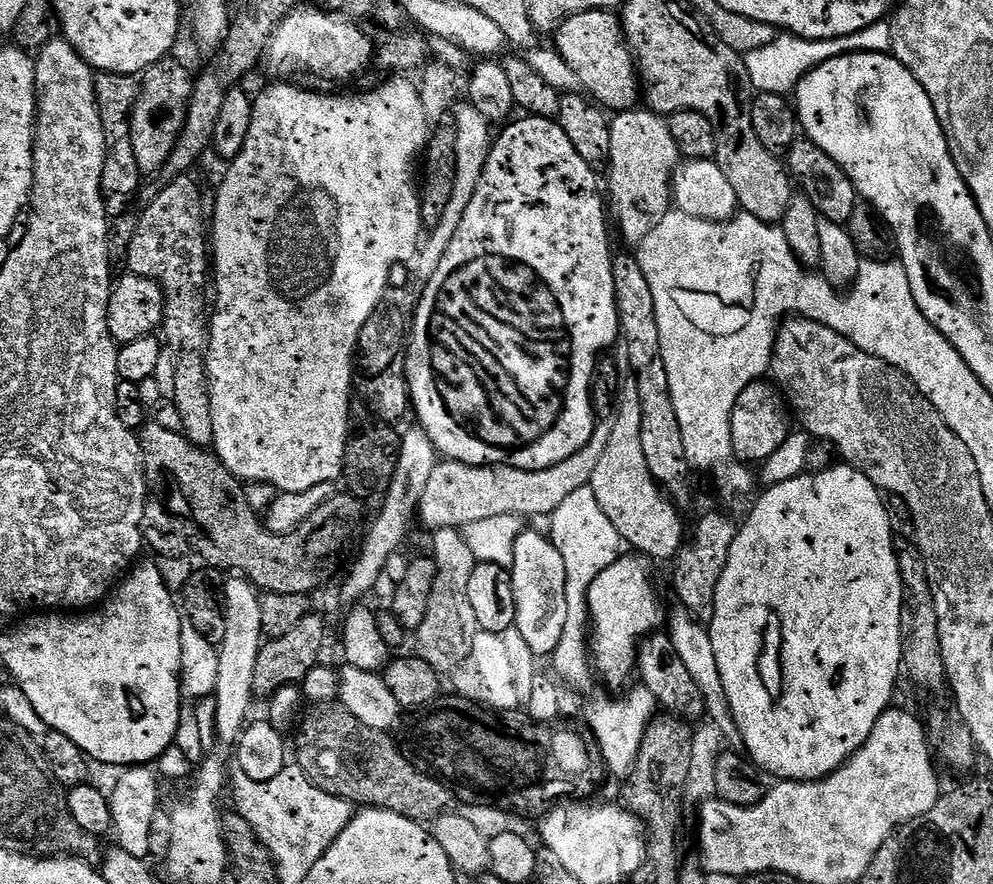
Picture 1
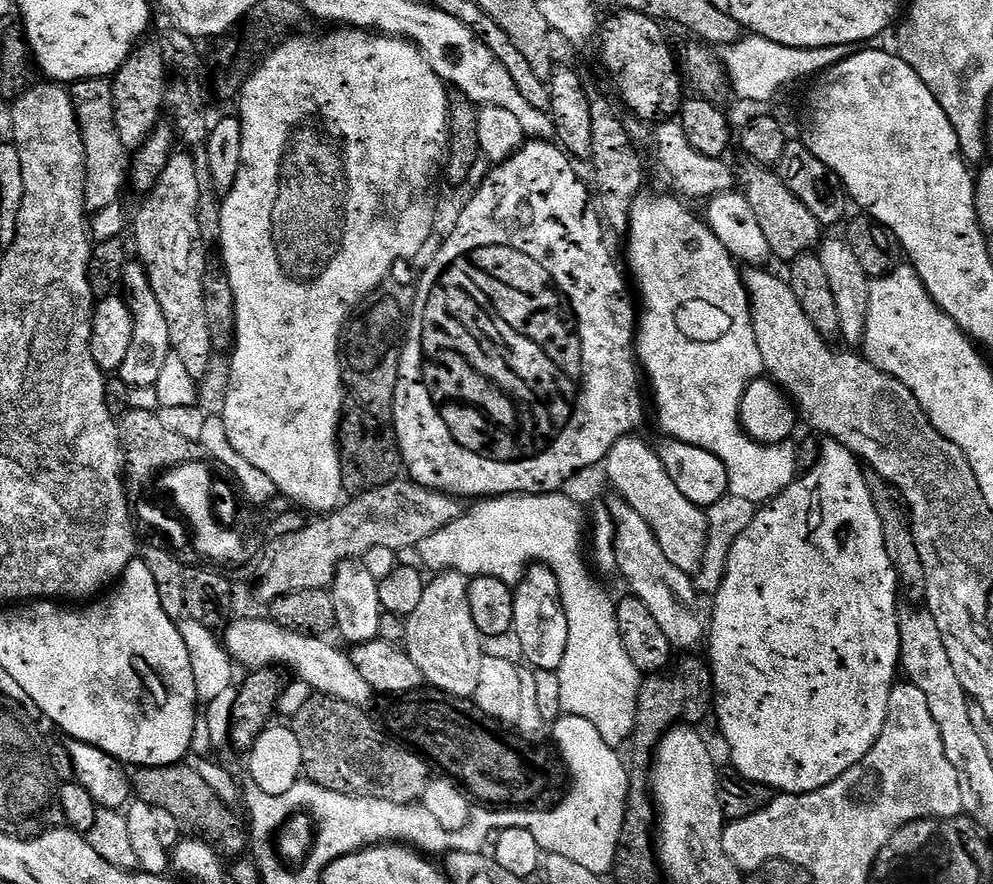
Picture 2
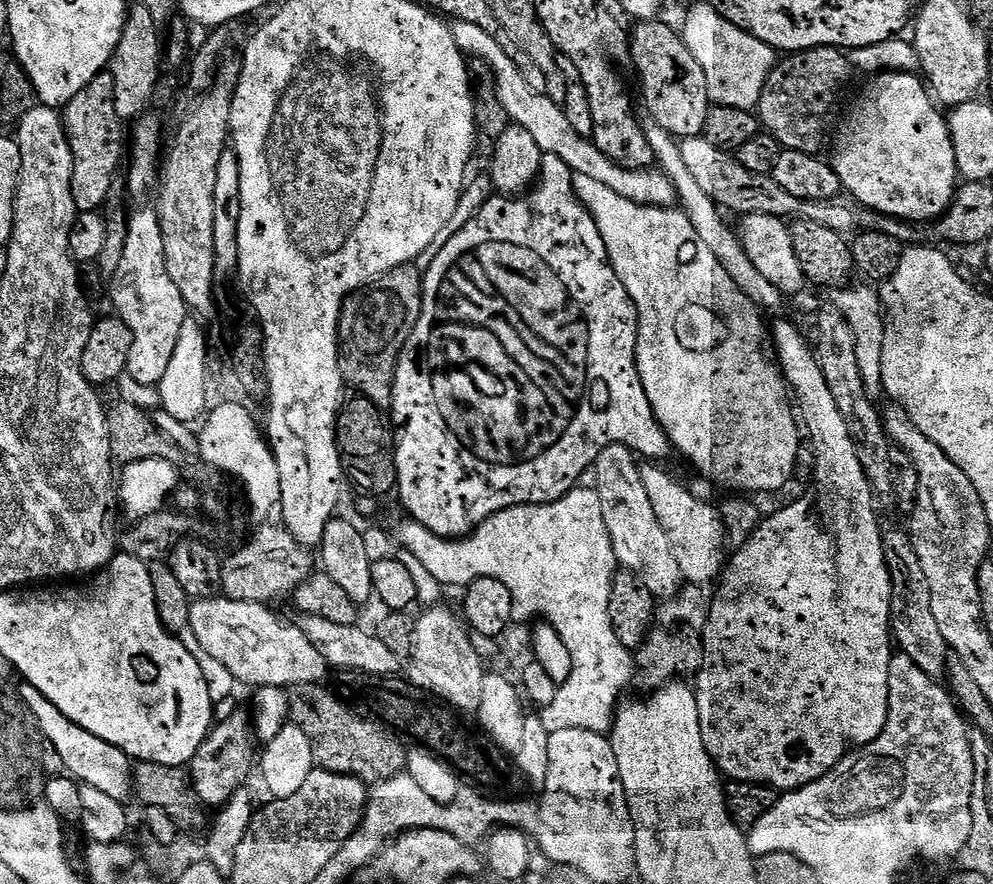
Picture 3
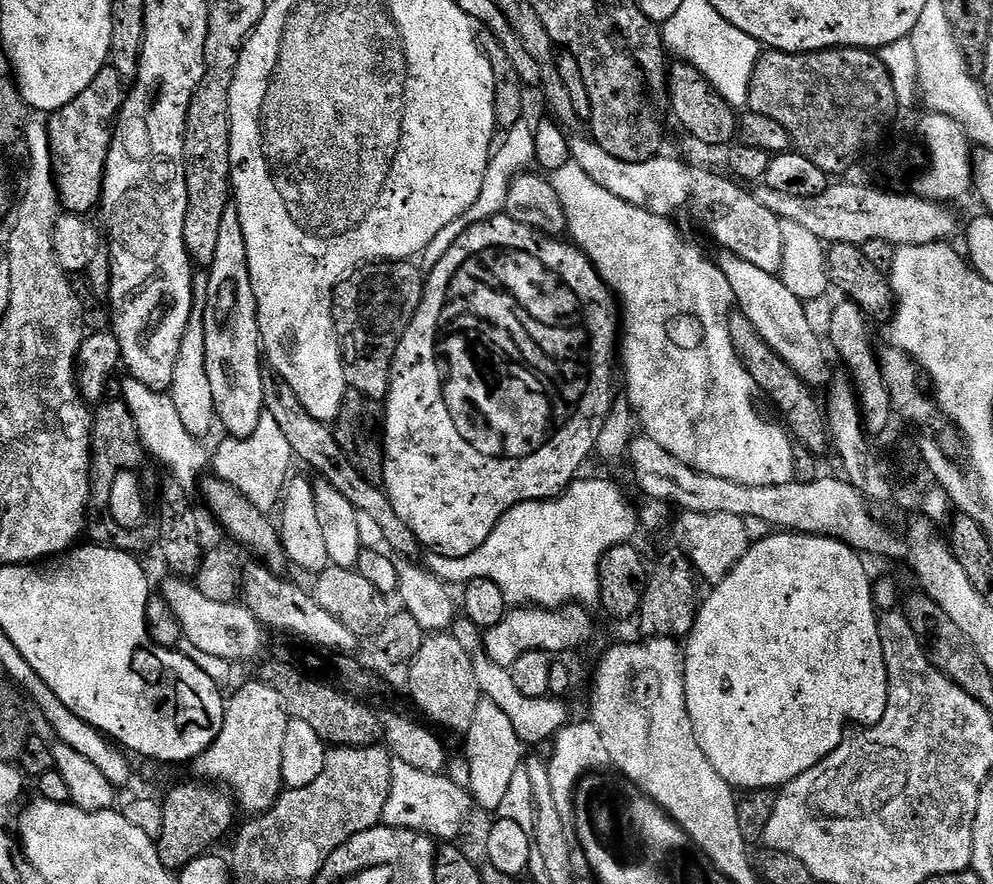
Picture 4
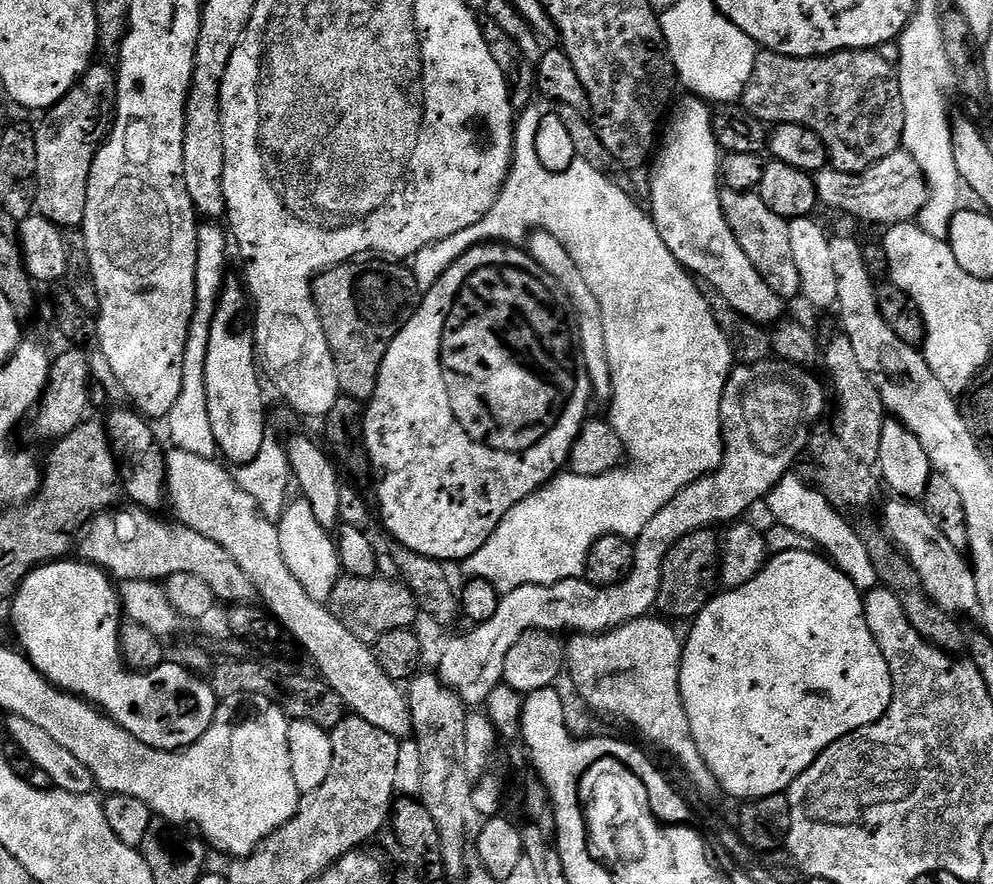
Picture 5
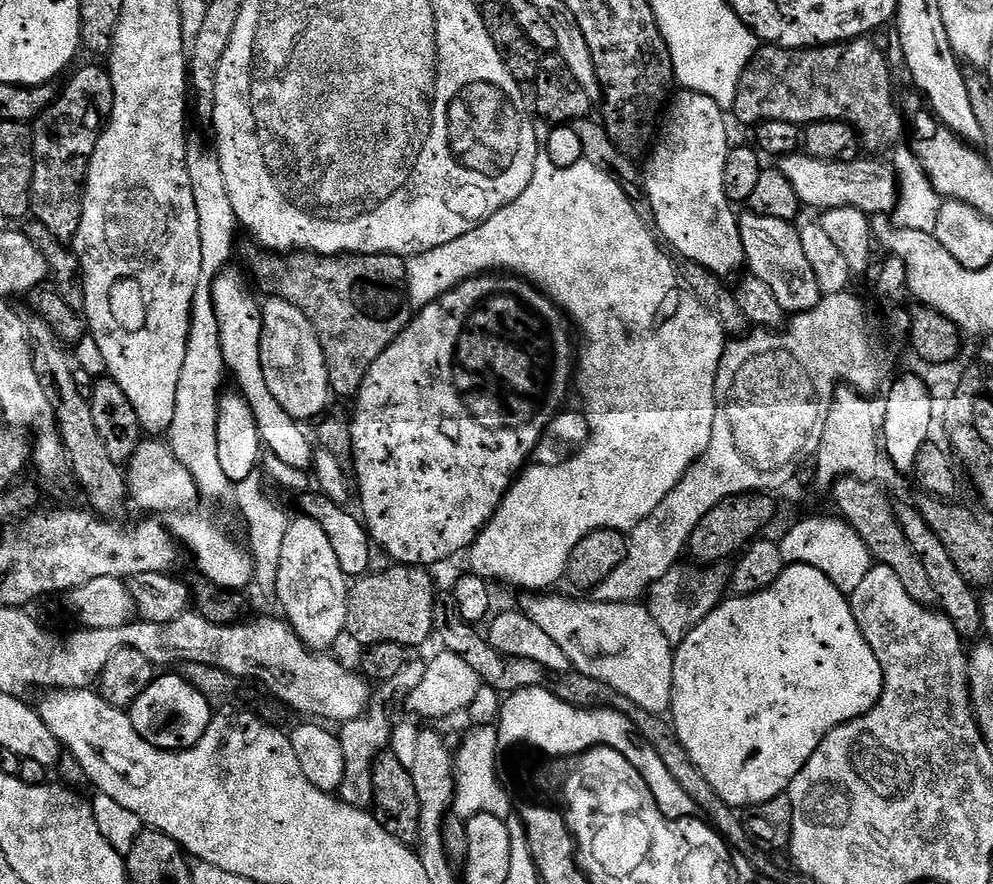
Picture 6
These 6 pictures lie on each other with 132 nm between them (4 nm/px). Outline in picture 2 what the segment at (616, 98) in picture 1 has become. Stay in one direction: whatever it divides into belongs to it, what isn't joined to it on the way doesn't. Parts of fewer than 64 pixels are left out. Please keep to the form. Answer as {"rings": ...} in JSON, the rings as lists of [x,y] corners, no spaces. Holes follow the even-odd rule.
{"rings":[[[620,10],[615,14],[617,16],[603,21],[598,44],[604,47],[600,56],[616,83],[619,103],[624,103],[638,120],[663,122],[673,119],[686,99],[686,80],[677,53],[668,45],[665,25],[644,13]]]}

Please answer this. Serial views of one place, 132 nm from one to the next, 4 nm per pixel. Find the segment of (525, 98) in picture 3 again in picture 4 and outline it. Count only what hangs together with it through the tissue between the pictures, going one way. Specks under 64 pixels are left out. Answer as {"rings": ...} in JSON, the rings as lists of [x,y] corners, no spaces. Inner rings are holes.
{"rings":[[[576,134],[569,139],[568,151],[571,163],[582,166],[582,170],[586,170],[586,174],[590,174],[602,190],[610,190],[614,198],[622,198],[622,202],[630,202],[630,206],[669,218],[675,217],[679,208],[689,204],[693,218],[721,244],[719,247],[723,251],[731,252],[746,262],[754,262],[758,270],[779,273],[782,266],[782,221],[739,183],[715,176],[704,168],[691,168],[665,154],[657,154],[646,162],[622,162],[622,158],[606,154],[596,140],[584,134]]]}

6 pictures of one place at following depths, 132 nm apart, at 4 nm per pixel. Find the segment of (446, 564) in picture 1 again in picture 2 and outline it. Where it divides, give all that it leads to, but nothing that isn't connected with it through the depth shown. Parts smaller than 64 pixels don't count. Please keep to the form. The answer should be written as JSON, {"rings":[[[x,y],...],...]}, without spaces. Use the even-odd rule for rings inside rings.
{"rings":[[[441,572],[424,585],[422,603],[406,617],[402,647],[422,670],[425,681],[435,691],[448,696],[475,697],[485,658],[479,641],[480,631],[470,618],[469,577],[461,572]]]}

